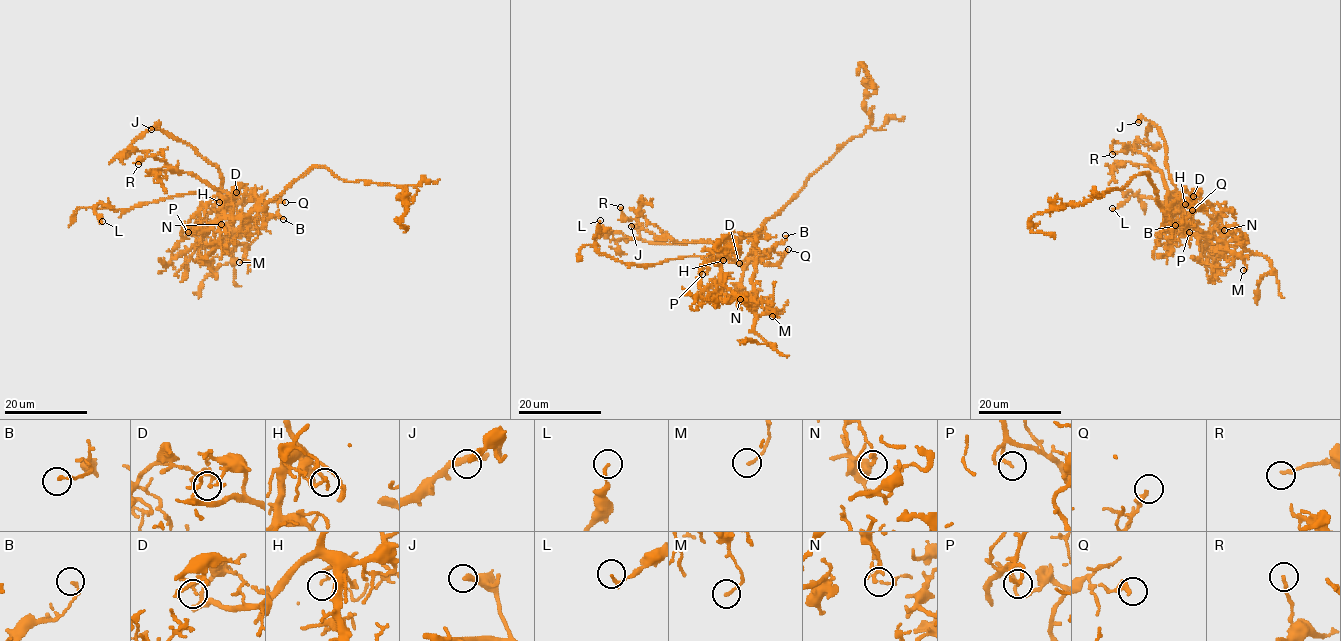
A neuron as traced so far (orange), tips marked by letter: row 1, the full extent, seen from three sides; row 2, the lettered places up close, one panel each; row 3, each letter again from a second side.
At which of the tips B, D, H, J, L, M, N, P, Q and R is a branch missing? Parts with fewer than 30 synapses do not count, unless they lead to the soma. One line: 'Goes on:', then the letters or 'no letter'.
Goes on: no letter

